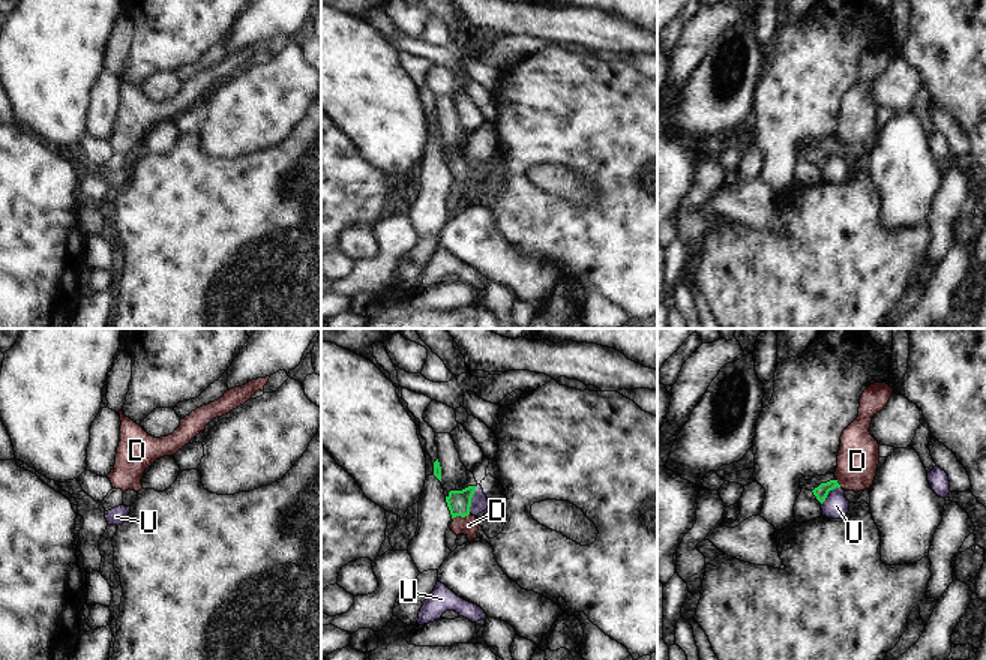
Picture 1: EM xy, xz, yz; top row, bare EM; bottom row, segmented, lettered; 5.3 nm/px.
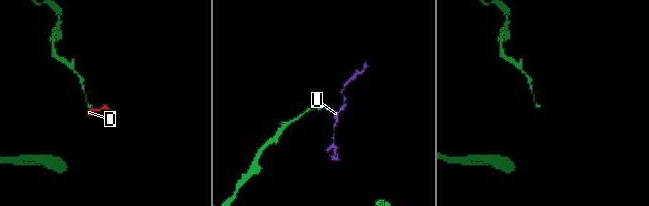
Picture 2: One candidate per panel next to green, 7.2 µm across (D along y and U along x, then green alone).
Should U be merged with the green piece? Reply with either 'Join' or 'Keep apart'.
Keep apart.

